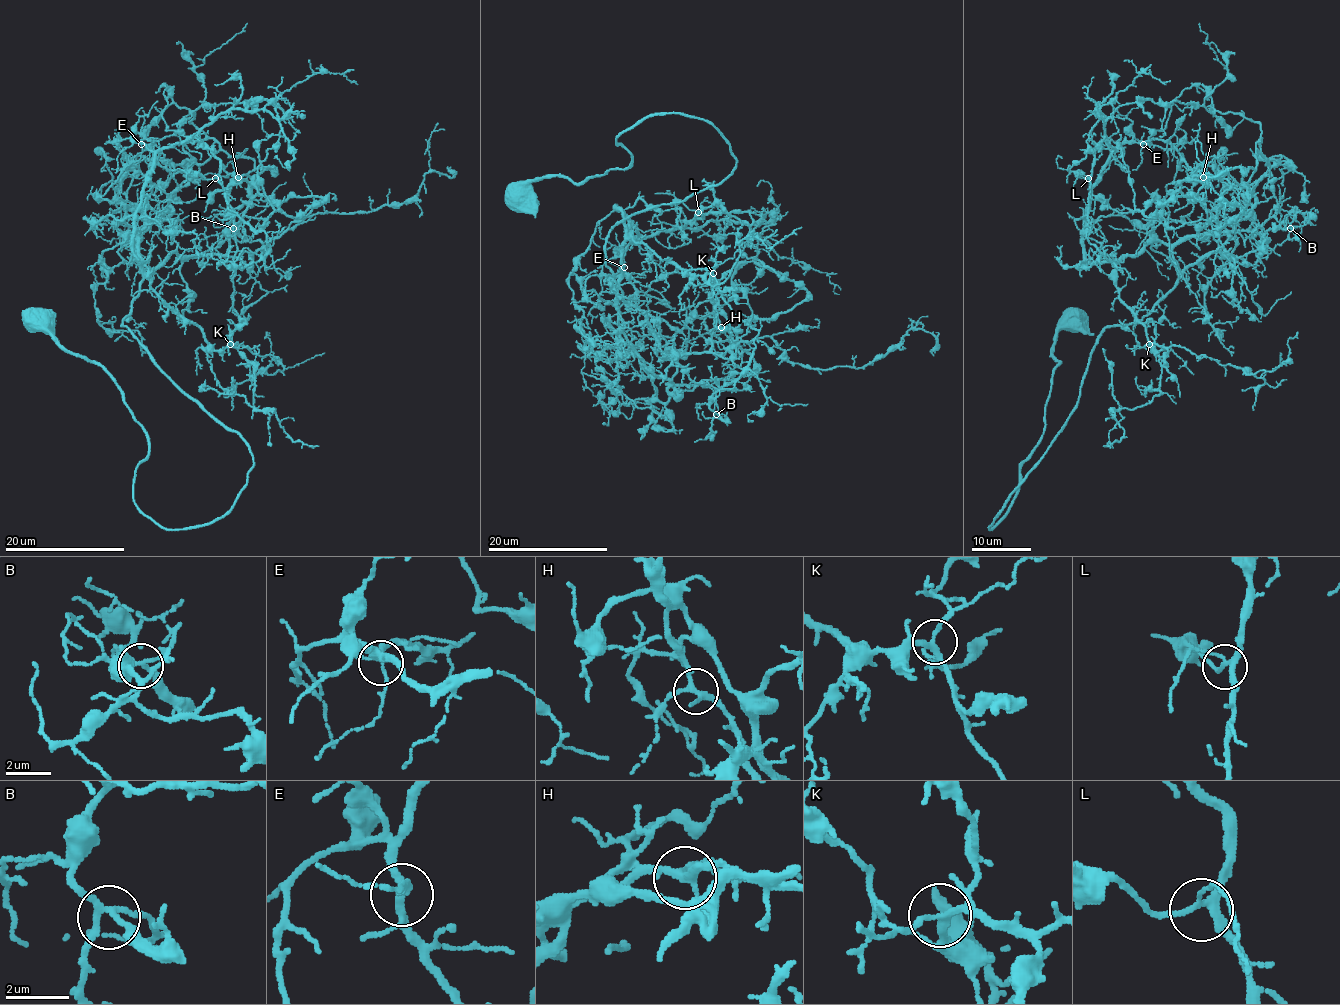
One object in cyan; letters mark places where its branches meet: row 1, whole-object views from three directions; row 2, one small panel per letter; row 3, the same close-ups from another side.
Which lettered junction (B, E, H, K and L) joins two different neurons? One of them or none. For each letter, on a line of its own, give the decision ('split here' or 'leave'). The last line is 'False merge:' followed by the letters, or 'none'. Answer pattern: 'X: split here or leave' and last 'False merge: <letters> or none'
B: leave
E: leave
H: leave
K: leave
L: leave
False merge: none

